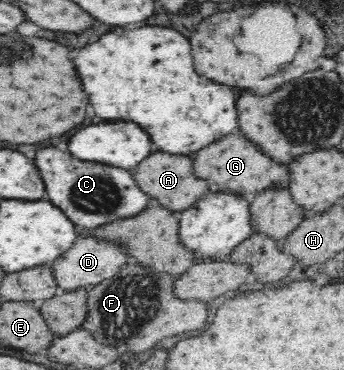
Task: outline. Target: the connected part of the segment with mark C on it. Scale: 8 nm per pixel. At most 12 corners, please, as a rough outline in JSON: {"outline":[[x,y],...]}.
{"outline":[[38,150],[50,202],[80,228],[146,208],[126,170]]}

